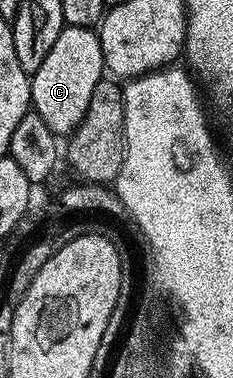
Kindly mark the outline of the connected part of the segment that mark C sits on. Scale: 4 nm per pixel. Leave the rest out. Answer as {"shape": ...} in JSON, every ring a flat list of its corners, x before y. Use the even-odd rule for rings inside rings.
{"shape":[[65,25,58,39,54,39,54,47,50,47,46,59,42,59,42,67,31,74,31,108,52,133,71,135,82,123,86,107,90,107,90,95,94,95,94,87,98,87,105,73,99,32,96,29]]}

